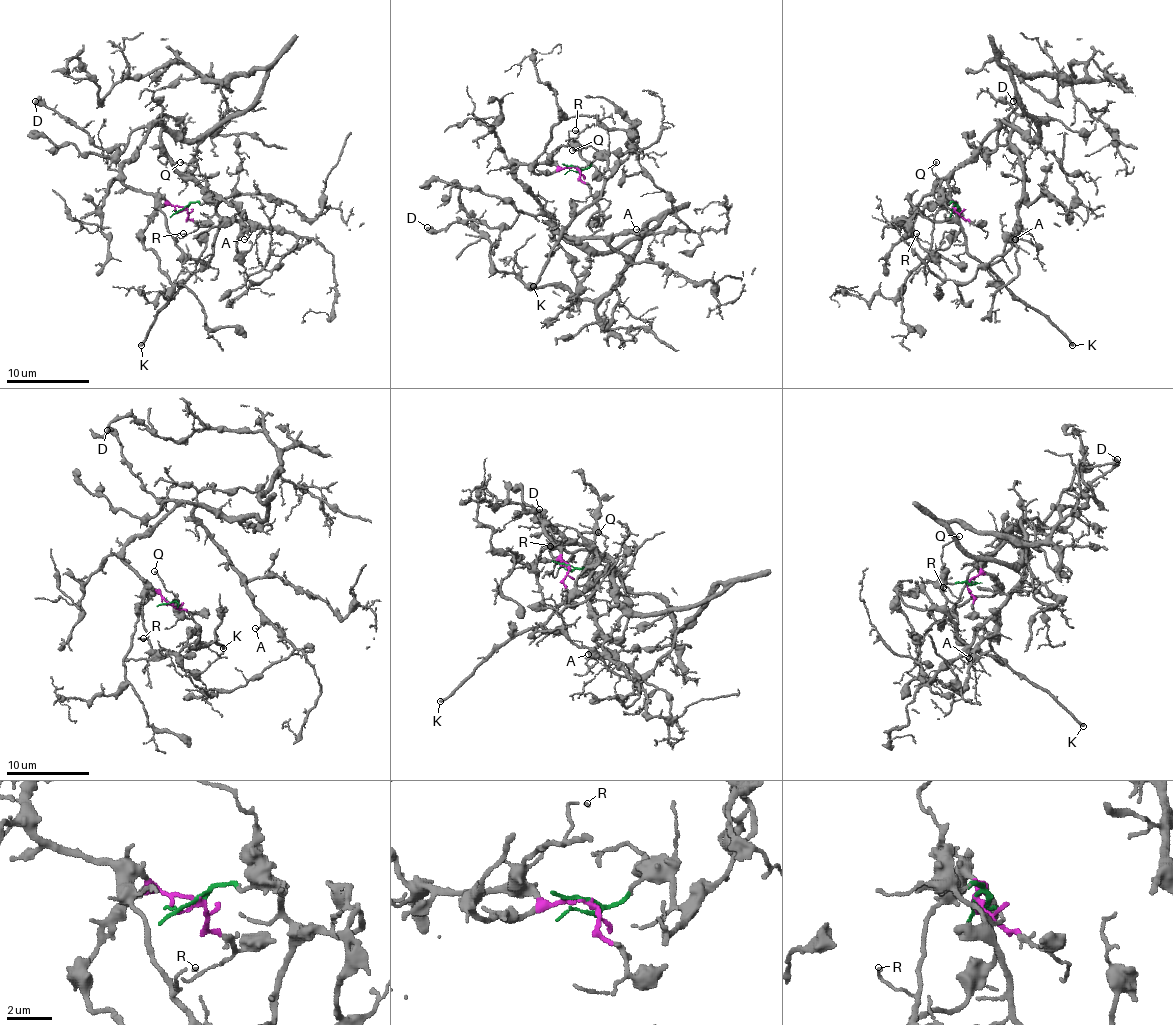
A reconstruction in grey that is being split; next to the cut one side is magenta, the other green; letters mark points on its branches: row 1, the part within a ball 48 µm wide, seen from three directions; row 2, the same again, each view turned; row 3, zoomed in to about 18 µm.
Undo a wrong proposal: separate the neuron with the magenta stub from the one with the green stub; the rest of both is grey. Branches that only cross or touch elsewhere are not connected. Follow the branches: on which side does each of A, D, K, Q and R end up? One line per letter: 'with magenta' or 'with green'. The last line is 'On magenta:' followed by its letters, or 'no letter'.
A: with magenta
D: with magenta
K: with green
Q: with green
R: with magenta
On magenta: A, D, R

